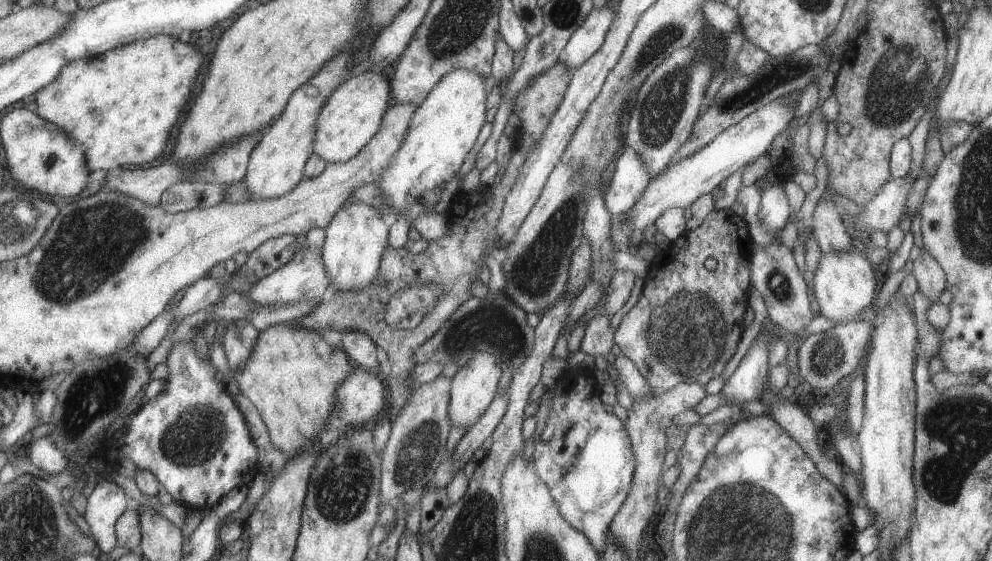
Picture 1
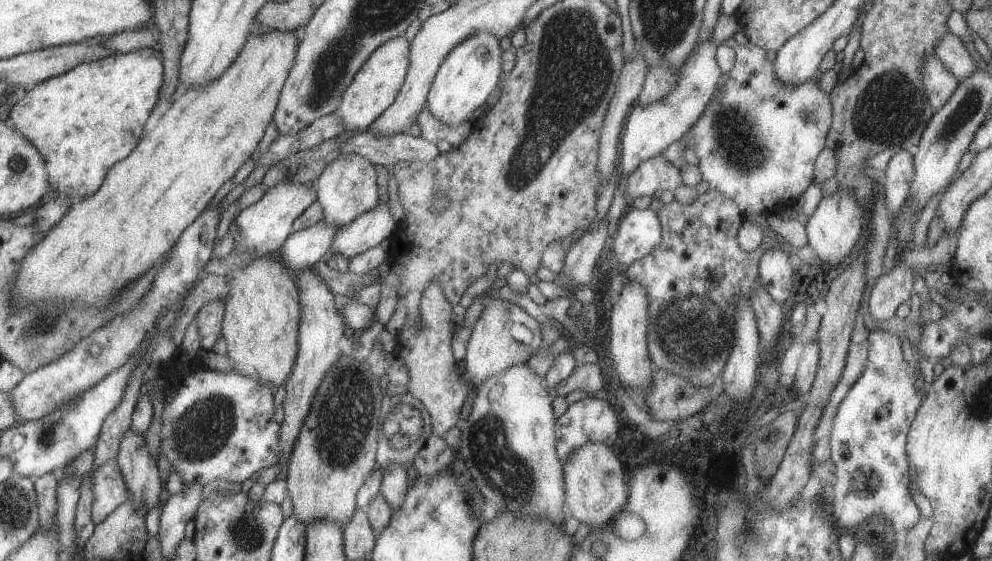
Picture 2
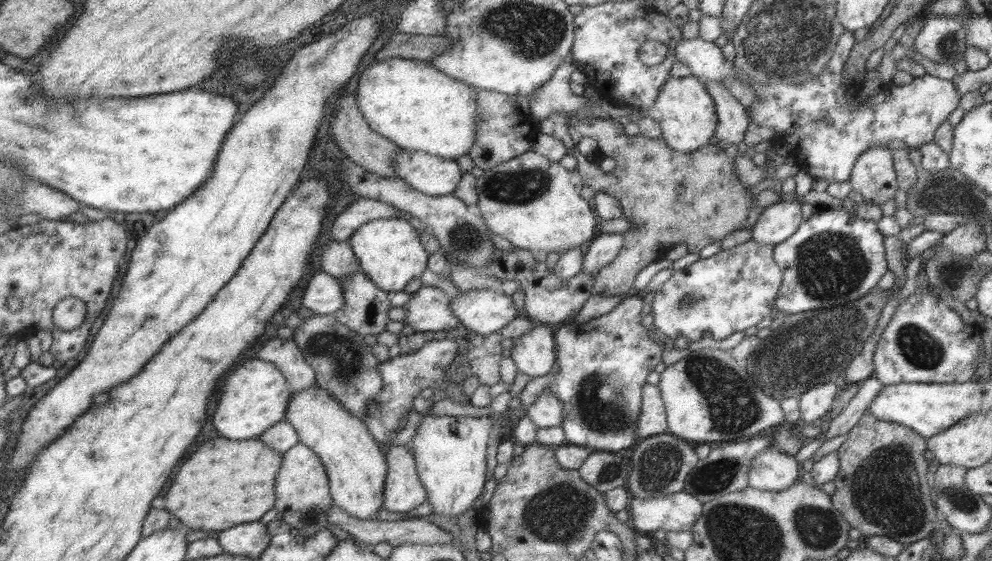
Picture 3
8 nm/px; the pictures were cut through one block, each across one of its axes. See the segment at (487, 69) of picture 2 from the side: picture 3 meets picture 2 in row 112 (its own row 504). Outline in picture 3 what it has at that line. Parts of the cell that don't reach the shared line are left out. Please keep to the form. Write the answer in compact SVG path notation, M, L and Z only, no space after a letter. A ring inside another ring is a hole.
M436 401L419 403L422 416L409 443L416 471L426 492L426 500L432 506L431 514L457 516L471 507L479 496L485 480L485 448L492 430L489 415L452 417L437 416L428 409Z

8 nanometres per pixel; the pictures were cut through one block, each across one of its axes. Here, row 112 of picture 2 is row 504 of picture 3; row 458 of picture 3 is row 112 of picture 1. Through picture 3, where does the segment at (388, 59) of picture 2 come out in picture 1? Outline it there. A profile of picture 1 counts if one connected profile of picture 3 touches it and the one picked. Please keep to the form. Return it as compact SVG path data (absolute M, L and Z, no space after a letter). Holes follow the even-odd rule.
M367 70L342 82L321 107L312 152L326 163L349 160L378 131L383 113L392 103L390 74Z

